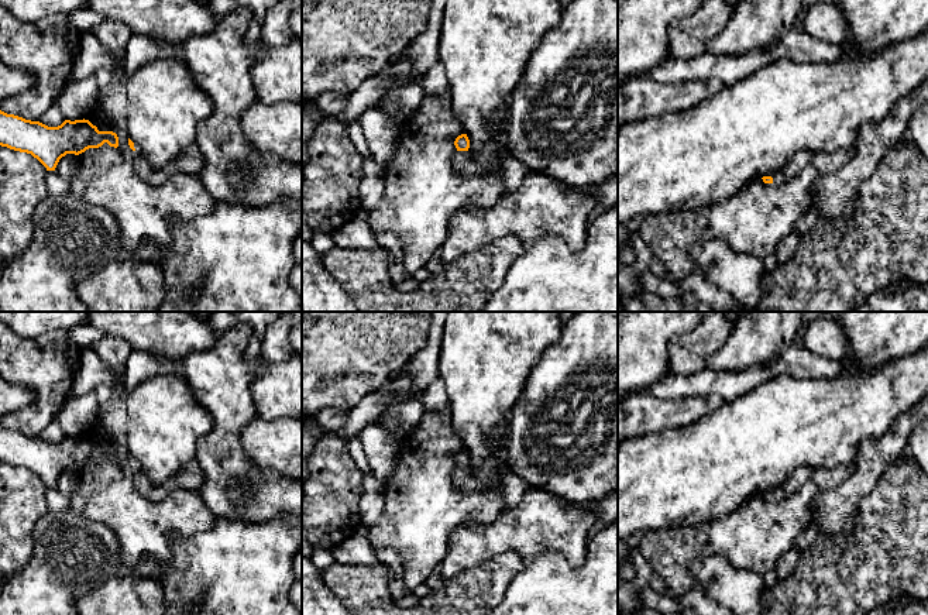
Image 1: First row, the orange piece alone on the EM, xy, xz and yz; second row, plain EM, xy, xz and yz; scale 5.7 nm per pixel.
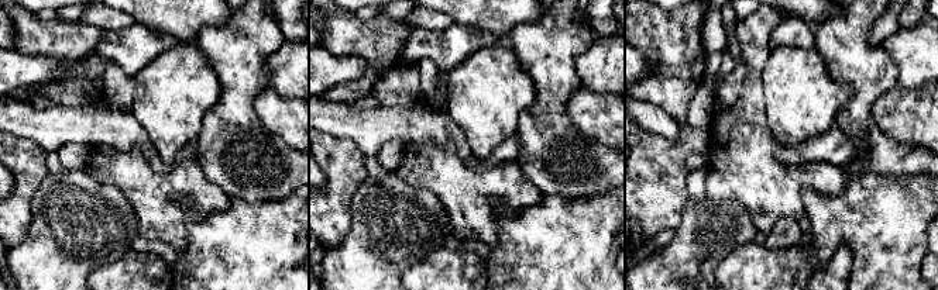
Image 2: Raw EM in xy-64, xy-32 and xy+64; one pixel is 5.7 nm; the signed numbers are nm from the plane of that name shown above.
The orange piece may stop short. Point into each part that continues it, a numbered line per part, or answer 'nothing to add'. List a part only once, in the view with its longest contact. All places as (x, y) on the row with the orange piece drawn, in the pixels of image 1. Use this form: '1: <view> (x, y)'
1: xz (491, 161)

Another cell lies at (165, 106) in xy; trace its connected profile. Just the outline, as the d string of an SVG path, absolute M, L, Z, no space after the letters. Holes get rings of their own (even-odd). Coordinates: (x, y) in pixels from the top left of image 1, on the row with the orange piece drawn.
M179 55L145 63L127 79L126 90L127 135L154 169L195 144L196 128L213 111Z

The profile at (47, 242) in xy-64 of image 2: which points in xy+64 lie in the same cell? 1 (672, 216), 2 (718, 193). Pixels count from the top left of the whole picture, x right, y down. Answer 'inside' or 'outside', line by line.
1: outside
2: outside

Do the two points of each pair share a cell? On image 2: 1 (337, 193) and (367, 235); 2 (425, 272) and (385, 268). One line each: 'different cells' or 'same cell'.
1: different cells
2: different cells

